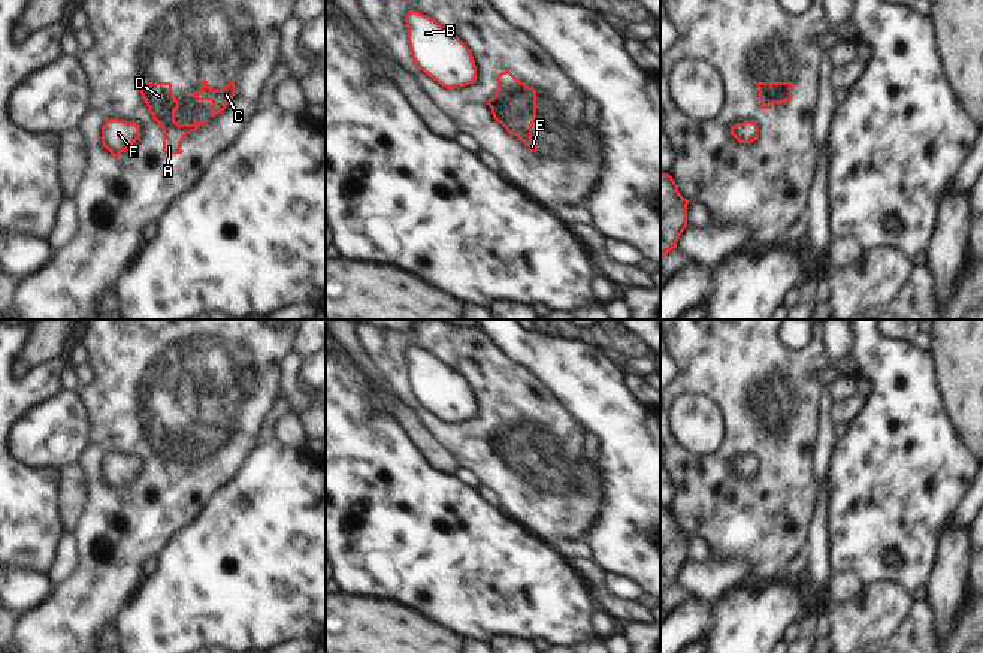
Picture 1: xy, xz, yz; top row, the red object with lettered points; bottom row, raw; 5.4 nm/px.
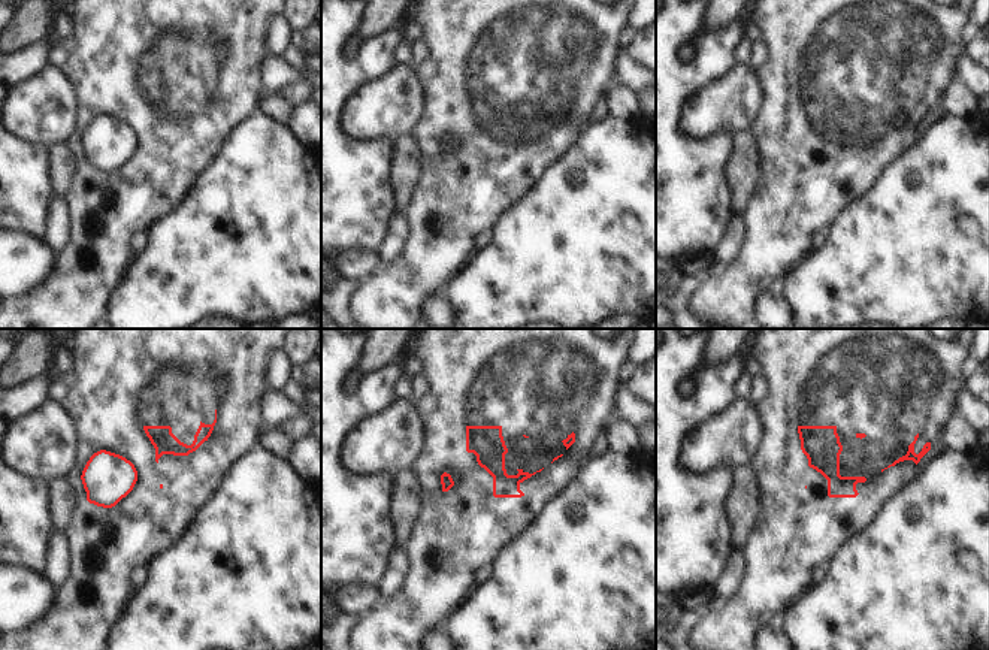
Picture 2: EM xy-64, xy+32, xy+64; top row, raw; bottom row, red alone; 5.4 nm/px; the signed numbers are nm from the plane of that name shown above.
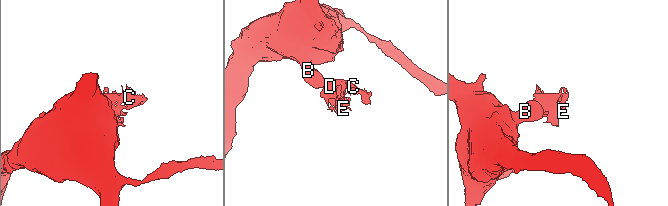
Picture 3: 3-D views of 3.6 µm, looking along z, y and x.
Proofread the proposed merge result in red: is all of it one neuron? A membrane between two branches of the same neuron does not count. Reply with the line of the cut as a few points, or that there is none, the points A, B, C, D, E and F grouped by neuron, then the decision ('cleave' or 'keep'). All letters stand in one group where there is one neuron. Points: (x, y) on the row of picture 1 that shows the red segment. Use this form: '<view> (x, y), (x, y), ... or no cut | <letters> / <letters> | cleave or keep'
xy (139, 133), (136, 139) | A C D E / B F | cleave

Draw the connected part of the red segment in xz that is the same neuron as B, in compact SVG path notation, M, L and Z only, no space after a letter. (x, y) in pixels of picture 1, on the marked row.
M417 10L405 16L408 45L415 66L448 90L466 87L477 79L471 49L441 24Z

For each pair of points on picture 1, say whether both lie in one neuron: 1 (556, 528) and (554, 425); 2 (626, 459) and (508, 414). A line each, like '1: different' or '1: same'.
1: same
2: different

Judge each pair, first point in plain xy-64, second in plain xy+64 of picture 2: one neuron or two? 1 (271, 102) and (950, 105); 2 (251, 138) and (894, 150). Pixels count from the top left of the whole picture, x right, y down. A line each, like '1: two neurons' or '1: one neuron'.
1: one neuron
2: two neurons

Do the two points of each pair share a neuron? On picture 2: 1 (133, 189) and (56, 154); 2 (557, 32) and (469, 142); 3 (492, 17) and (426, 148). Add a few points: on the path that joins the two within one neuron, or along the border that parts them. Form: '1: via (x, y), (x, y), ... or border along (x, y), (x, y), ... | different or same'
1: border along (63, 142), (73, 156), (73, 177), (64, 196) | different
2: via (531, 59), (493, 96), (493, 115) | same
3: via (477, 50), (477, 79), (444, 115) | same

